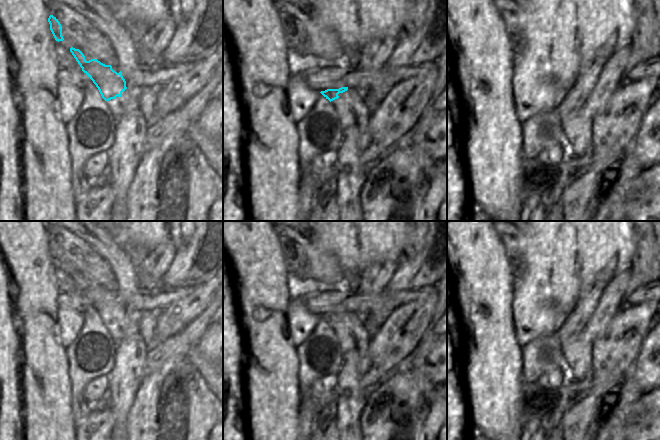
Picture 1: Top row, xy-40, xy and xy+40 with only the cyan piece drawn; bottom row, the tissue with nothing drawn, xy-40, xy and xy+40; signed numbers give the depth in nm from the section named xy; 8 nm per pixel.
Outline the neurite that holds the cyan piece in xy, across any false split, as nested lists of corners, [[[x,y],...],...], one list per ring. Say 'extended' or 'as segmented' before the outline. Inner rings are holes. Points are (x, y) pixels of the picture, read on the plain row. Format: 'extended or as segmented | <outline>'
as segmented | [[[341,311],[339,313],[327,313],[325,315],[321,315],[320,317],[326,323],[328,323],[331,326],[331,325],[339,322],[339,320],[338,320],[339,317],[343,317],[343,316],[345,316],[347,314],[348,314],[348,311]]]

